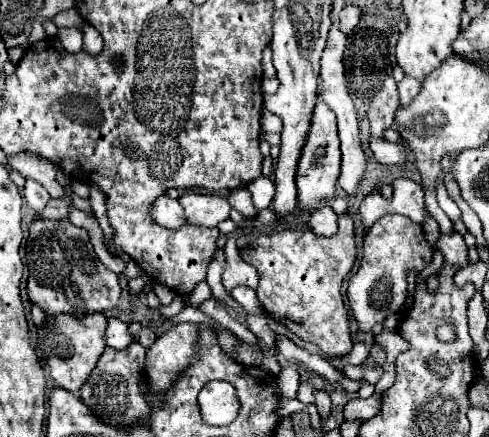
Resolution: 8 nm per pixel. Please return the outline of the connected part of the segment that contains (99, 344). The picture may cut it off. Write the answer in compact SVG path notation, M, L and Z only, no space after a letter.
M92 313L84 319L76 319L68 315L46 317L46 319L48 319L48 327L44 329L44 335L40 339L40 349L42 349L42 357L48 363L48 373L58 387L78 393L106 347L104 345L106 317L102 313Z

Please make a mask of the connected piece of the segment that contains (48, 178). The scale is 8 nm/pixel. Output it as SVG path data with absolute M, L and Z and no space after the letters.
M20 153L20 155L14 155L14 157L8 157L8 163L12 165L14 171L22 173L24 177L32 177L34 181L42 183L50 195L54 199L58 199L64 191L62 191L62 185L56 181L56 173L58 173L58 167L34 153Z

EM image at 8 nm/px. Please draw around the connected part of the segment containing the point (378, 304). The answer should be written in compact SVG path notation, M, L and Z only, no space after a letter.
M384 215L366 231L360 267L346 289L350 311L360 331L372 331L376 323L382 323L388 315L402 309L408 295L408 273L426 269L432 261L432 253L432 247L424 241L422 225L404 215Z

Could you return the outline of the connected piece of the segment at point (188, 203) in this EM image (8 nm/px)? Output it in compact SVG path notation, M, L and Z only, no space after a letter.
M184 193L178 201L182 203L190 225L216 227L220 221L228 219L232 211L228 197L216 193Z

